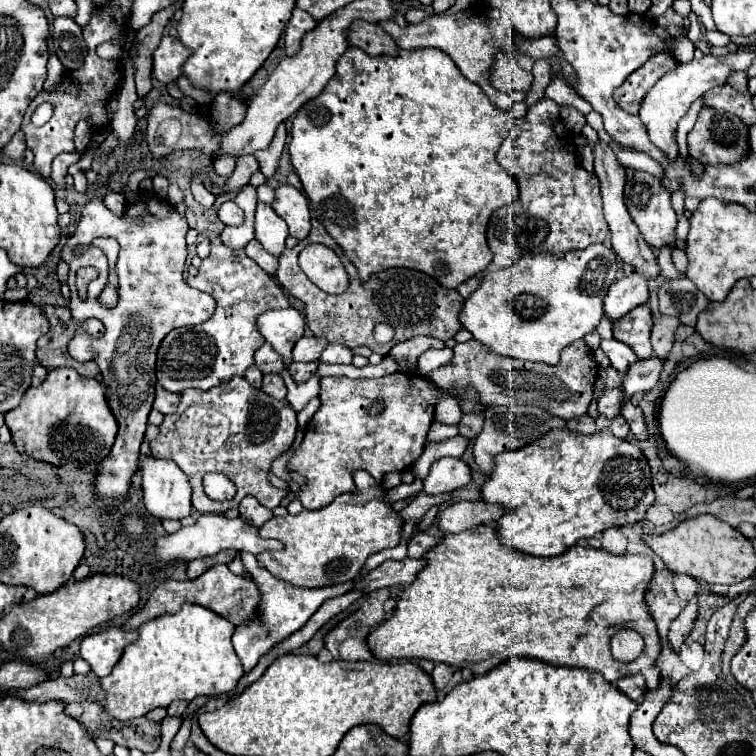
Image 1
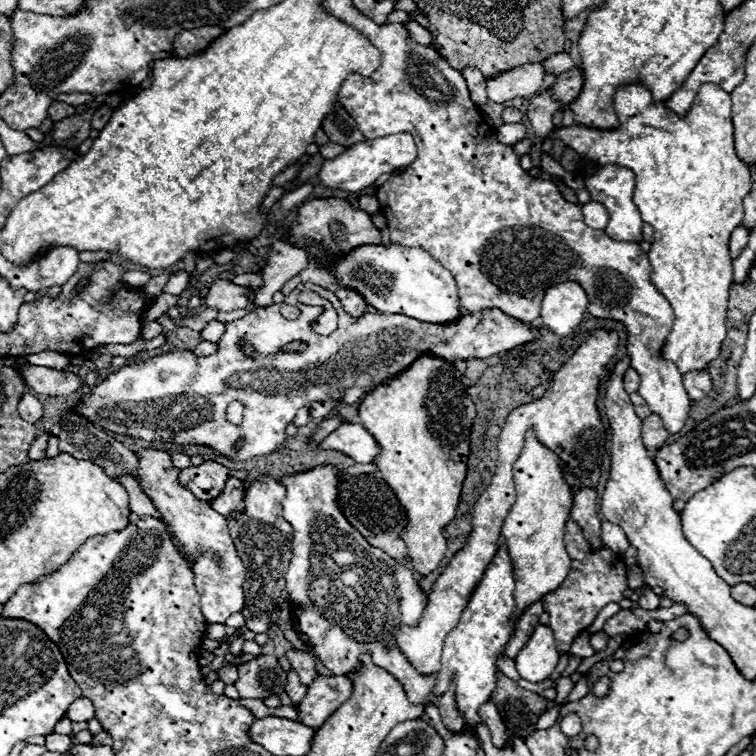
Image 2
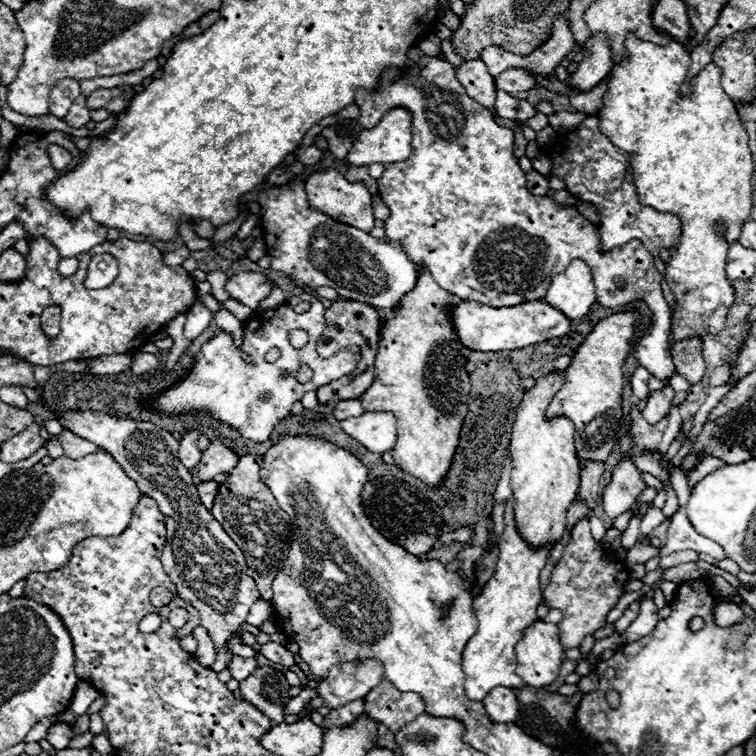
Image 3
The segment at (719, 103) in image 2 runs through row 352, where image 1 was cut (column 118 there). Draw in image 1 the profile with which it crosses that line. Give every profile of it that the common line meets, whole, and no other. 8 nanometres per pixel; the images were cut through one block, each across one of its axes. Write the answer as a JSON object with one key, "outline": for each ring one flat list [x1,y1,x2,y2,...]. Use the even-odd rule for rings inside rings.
{"outline":[[184,604,176,614,164,614,138,628,138,640,124,648,112,674,100,684,108,698,104,708,110,716,130,720,146,716,150,710,170,706,174,700,192,702,196,696,232,692,244,674,240,658,232,648,236,626,196,604]]}

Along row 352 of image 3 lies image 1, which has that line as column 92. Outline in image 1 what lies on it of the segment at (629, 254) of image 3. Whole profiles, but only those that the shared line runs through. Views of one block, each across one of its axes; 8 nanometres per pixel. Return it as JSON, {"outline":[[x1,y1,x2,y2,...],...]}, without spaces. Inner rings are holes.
{"outline":[[106,628,82,640,80,656,90,664,96,676,104,678,118,664,124,646,134,642,136,638,136,634,126,634,122,632,122,628]]}

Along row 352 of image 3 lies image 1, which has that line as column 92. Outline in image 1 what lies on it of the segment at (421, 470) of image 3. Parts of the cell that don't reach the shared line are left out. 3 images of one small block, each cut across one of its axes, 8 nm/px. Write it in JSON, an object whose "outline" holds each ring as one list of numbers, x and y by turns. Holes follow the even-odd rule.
{"outline":[[56,368,48,372,48,378,40,386,30,386,20,406,6,414,6,426,22,454,54,466,66,466,72,460,80,464,102,462,110,454,108,450,118,430,116,418,104,398,104,384,84,378,72,368]]}

